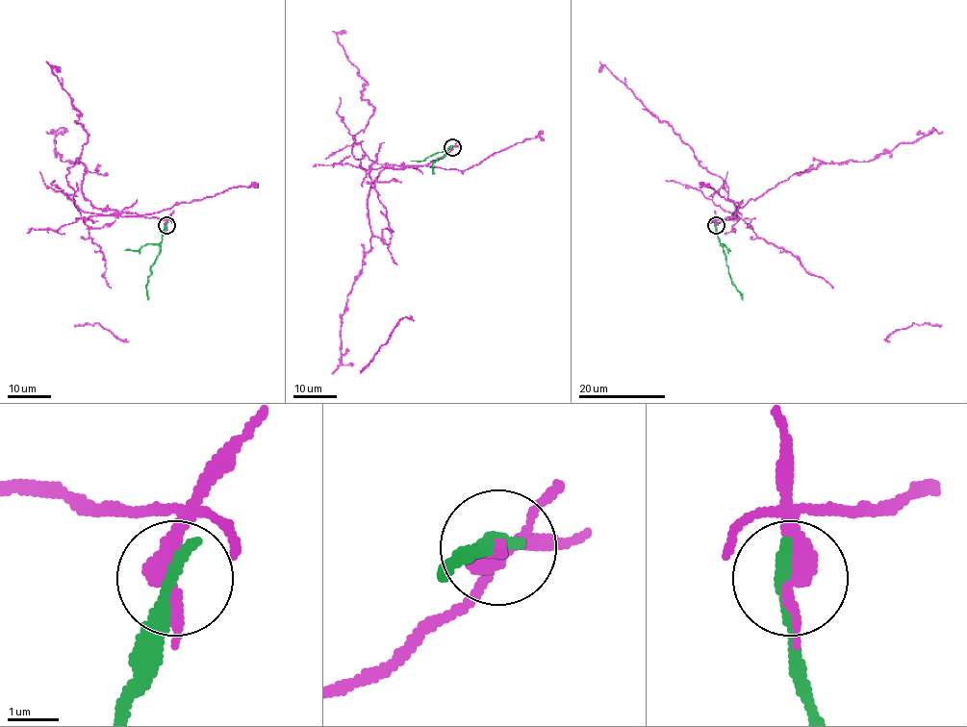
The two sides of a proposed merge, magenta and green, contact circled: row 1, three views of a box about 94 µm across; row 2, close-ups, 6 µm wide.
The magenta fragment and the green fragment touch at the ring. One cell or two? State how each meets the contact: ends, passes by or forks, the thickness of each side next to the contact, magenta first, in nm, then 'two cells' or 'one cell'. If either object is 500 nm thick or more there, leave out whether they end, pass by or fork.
500 nm thick on the magenta side, 300 nm on the other; two cells

